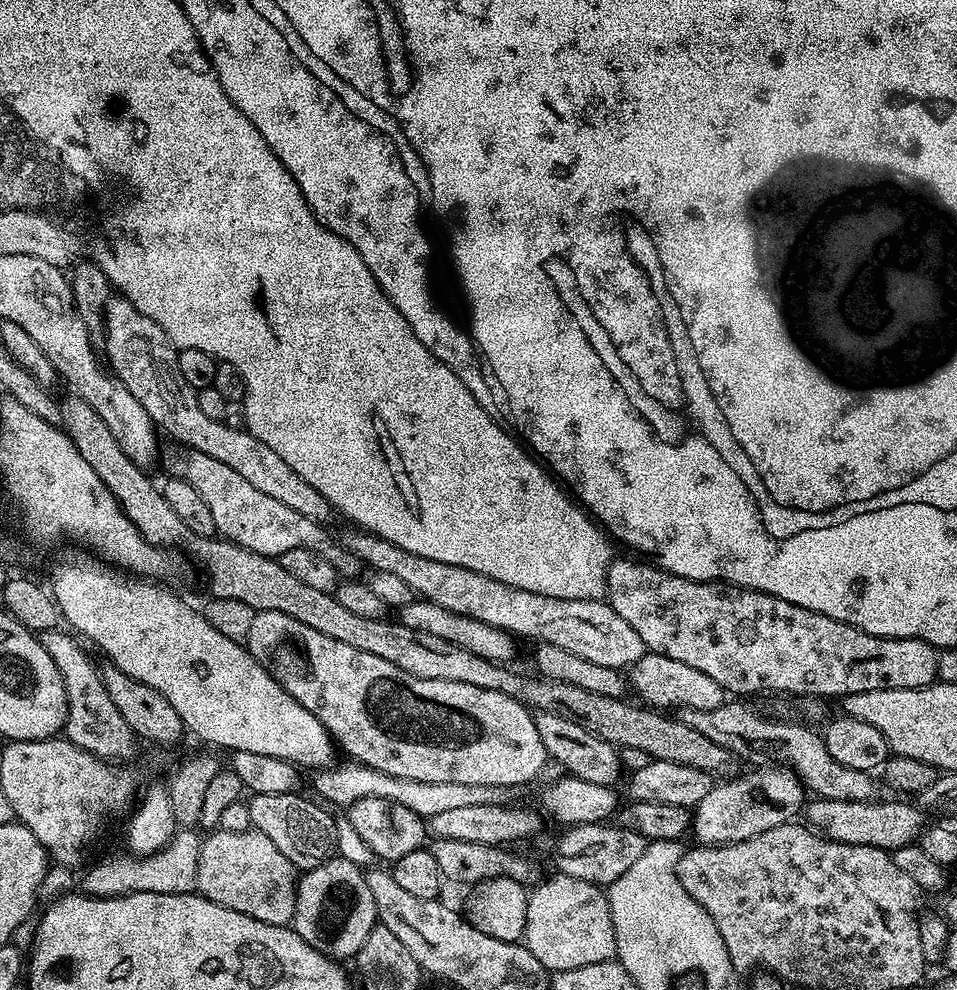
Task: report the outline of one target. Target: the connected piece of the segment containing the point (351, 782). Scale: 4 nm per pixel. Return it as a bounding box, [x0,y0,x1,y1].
[313,762,513,818]

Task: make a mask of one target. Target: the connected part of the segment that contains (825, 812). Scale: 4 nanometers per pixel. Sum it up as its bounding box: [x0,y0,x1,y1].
[802,798,922,852]

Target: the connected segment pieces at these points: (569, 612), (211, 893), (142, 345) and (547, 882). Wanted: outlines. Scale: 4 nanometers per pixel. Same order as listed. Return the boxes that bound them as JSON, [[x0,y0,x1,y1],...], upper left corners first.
[[338,531,646,670],[196,830,298,925],[104,294,330,521],[522,871,616,974]]

